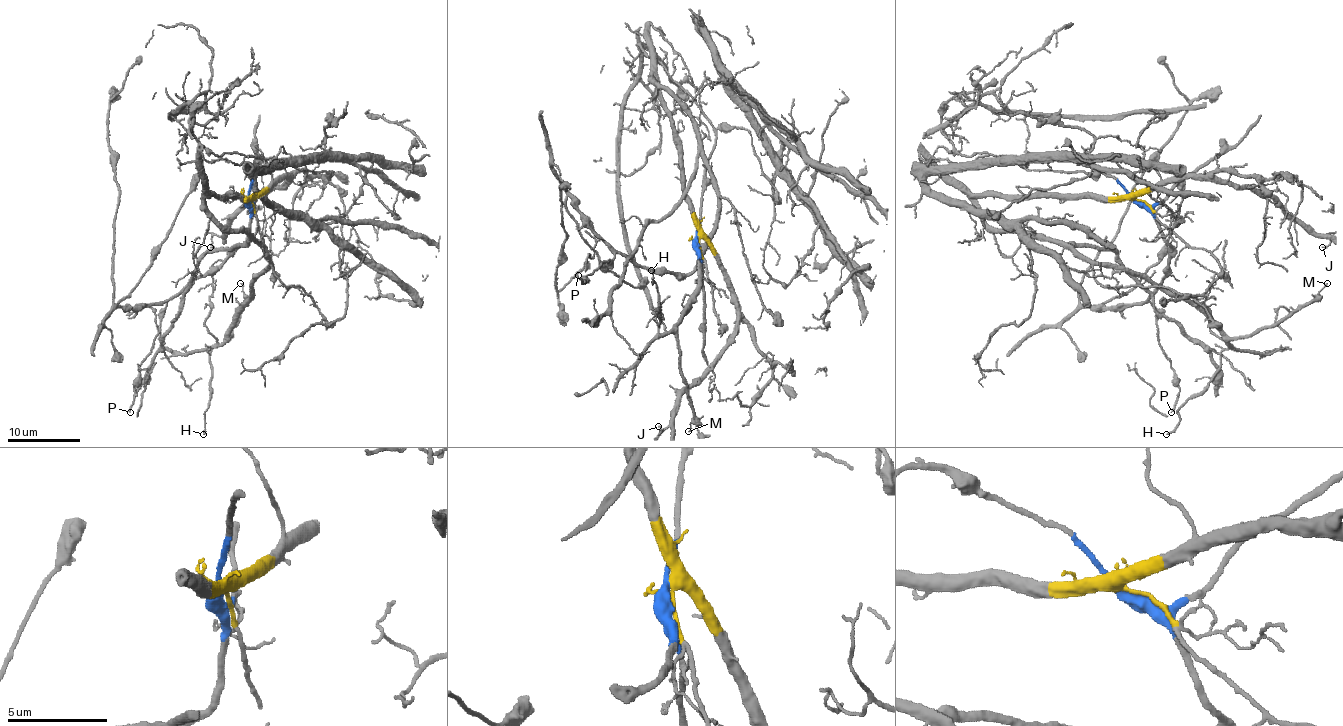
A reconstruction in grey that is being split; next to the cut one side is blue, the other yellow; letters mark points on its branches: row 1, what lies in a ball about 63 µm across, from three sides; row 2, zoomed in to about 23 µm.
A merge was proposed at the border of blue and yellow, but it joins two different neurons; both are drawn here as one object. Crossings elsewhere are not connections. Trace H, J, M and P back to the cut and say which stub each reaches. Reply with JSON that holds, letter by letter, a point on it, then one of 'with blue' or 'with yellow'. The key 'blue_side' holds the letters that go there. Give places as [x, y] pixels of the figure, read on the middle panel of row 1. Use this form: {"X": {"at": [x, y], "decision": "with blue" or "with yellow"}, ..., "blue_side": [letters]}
{"H": {"at": [651, 270], "decision": "with yellow"}, "J": {"at": [658, 426], "decision": "with yellow"}, "M": {"at": [688, 431], "decision": "with yellow"}, "P": {"at": [578, 275], "decision": "with blue"}, "blue_side": ["P"]}

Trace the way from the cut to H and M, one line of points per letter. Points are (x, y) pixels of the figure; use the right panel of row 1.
H: (1134, 199), (980, 195), (976, 210), (991, 226), (1145, 273), (1207, 317), (1229, 348), (1167, 433)
M: (1134, 199), (980, 195), (976, 210), (991, 226), (1145, 273), (1190, 299), (1229, 337), (1279, 324), (1327, 283)

